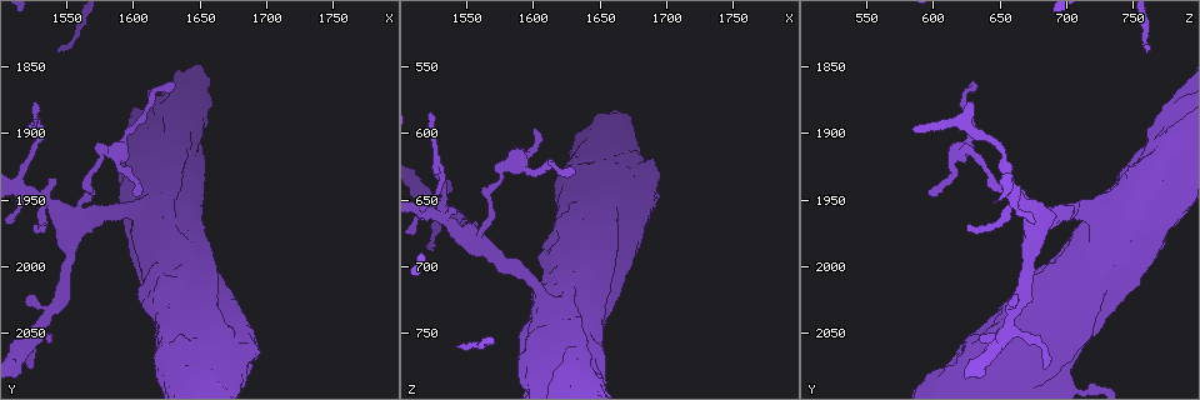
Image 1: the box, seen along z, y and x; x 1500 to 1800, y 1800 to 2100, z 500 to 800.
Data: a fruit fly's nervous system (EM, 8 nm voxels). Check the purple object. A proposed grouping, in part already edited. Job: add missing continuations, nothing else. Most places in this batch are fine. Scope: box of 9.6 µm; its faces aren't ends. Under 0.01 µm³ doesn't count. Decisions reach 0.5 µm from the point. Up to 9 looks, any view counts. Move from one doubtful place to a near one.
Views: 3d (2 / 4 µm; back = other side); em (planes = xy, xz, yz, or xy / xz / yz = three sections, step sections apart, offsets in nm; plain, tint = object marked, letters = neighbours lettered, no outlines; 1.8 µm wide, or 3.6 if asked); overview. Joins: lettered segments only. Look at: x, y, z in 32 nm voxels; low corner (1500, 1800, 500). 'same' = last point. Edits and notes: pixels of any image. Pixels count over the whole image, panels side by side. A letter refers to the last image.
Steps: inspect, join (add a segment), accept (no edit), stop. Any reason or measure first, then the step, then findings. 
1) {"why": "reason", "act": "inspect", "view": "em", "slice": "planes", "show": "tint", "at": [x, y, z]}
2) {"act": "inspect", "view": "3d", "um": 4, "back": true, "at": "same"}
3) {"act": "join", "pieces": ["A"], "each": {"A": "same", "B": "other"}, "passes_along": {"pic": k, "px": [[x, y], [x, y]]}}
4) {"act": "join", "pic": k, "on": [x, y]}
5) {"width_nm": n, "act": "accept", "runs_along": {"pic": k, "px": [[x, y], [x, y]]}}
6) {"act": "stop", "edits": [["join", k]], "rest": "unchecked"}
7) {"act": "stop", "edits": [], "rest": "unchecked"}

{"why": "branch stops here", "act": "inspect", "view": "em", "slice": "xz", "step": 16, "show": "tint", "at": [1524, 2076, 684]}

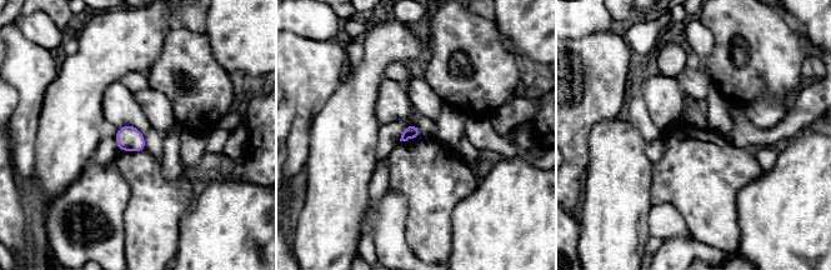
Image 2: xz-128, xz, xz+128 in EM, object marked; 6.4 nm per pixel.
{"why": "another direction", "act": "inspect", "view": "em", "slice": "planes", "show": "letters", "at": "same"}

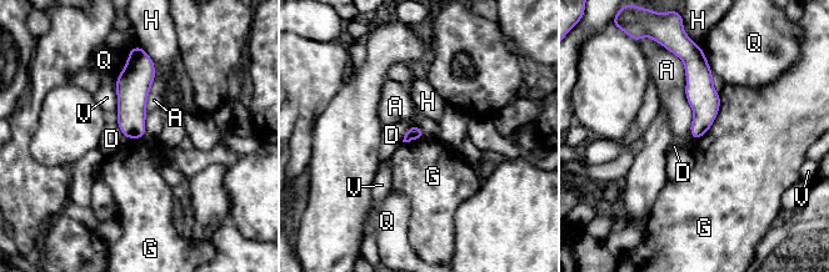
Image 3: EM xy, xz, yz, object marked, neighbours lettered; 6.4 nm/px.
{"act": "accept", "each": {"A": "other", "D": "other", "G": "other", "H": "other", "Q": "other", "V": "other"}, "border": {"pic": 3, "px": [[720, 95], [713, 125], [695, 140]]}, "found": "no lettered segment goes on from it"}

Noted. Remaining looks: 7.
{"why": "looks like a crossing", "act": "inspect", "view": "em", "slice": "xz", "step": 8, "show": "tint", "at": [1532, 1948, 664]}

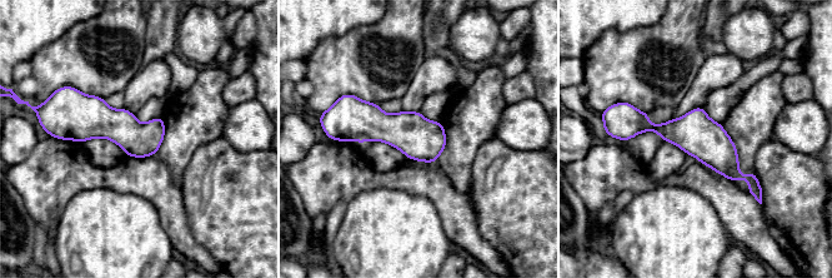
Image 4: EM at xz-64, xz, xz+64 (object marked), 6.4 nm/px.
{"act": "inspect", "view": "em", "slice": "xz", "step": 8, "show": "letters", "at": "same"}

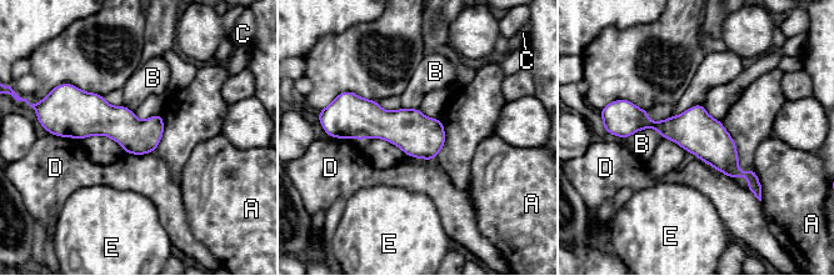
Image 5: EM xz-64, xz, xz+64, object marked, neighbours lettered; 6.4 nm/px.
{"width_nm": 220, "act": "accept", "each": {"A": "other", "B": "other", "C": "other", "D": "other", "E": "other"}, "found": "none of them fits"}

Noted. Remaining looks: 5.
{"why": "free end", "act": "inspect", "view": "3d", "um": 2, "at": [1518, 2026, 662]}

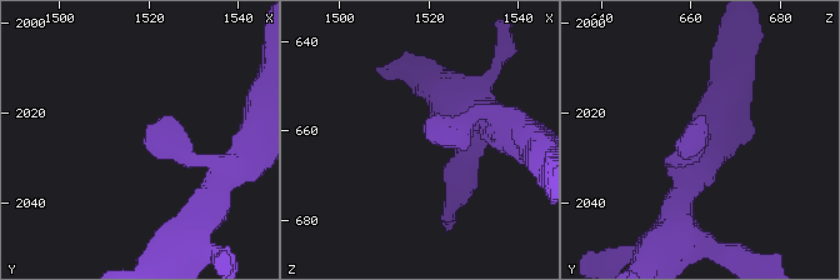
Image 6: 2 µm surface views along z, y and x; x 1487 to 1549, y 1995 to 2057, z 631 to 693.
{"act": "inspect", "view": "em", "slice": "xz", "step": 8, "show": "tint", "at": [1518, 2025, 661]}

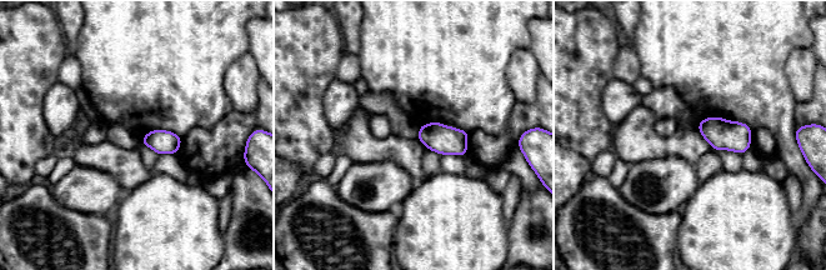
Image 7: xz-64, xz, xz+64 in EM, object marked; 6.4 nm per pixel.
{"act": "inspect", "view": "em", "slice": "planes", "show": "letters", "at": "same"}

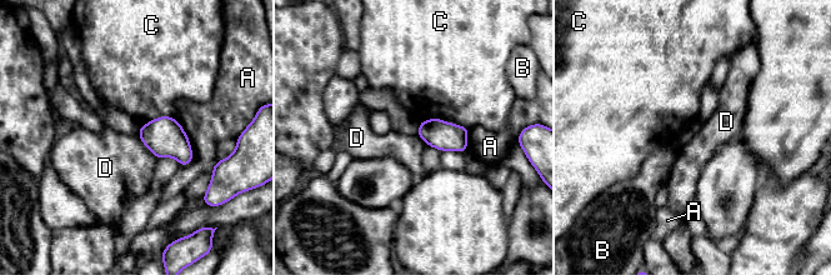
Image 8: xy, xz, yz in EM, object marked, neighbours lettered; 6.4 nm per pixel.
{"longest_contact_nm": ["C", 340], "act": "accept", "each": {"A": "other", "B": "other", "C": "other", "D": "other"}, "found": "none of them fits"}

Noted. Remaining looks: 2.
{"why": "an open end", "act": "inspect", "view": "em", "slice": "planes", "show": "letters", "at": [1522, 1898, 586]}

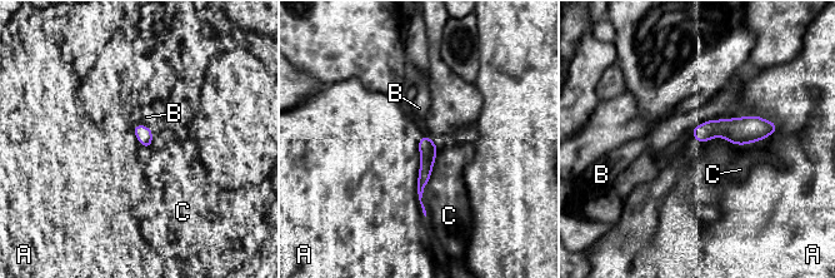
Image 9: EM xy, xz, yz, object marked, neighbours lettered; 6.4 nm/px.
{"act": "accept", "each": {"A": "other", "B": "other", "C": "other"}, "runs_along": {"pic": 9, "px": [[773, 127], [709, 129], [694, 133]]}, "found": "no lettered segment goes on from it"}

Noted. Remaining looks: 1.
{"act": "stop", "edits": [], "rest": "unchecked"}

